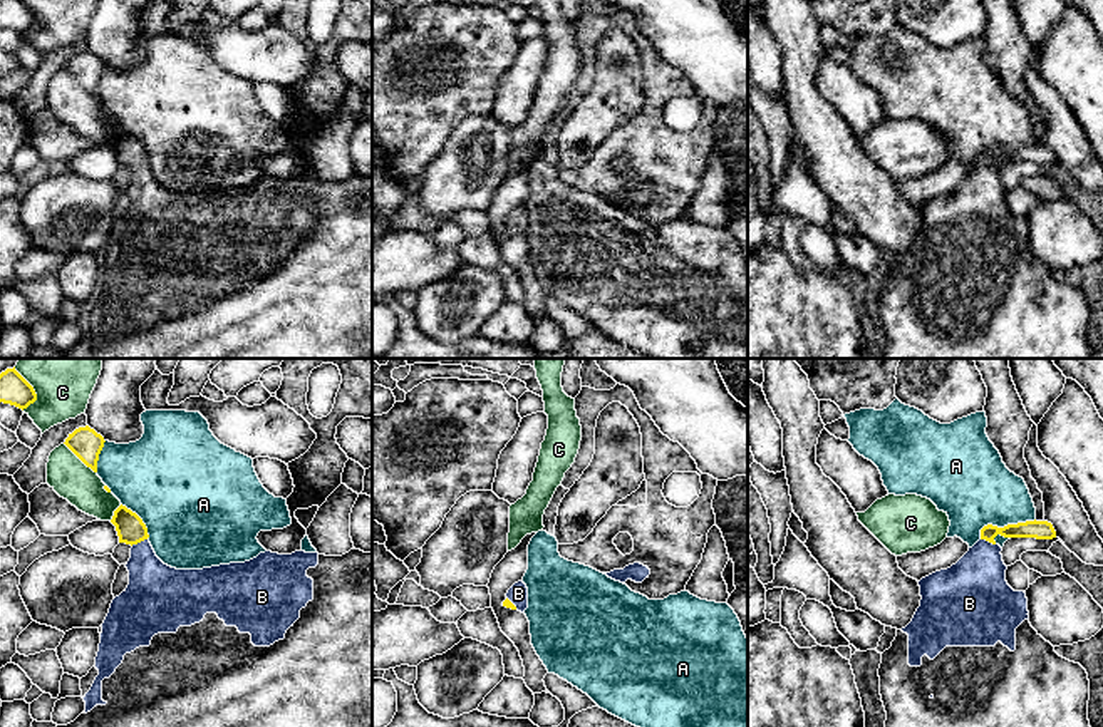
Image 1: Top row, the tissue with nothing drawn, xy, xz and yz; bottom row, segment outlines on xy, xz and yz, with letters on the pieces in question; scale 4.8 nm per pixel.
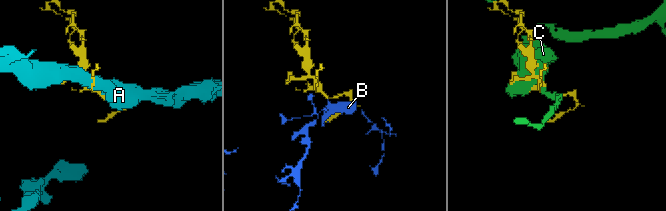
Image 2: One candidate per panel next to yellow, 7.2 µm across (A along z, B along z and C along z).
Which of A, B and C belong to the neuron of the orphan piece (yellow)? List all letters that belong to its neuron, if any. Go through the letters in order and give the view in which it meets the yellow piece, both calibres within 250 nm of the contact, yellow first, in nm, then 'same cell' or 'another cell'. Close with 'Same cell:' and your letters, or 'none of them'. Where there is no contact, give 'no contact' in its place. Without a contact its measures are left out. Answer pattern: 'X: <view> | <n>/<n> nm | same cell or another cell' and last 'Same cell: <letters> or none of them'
A: yz | 100/360 nm | another cell
B: xy | 140/260 nm | same cell
C: xy | 140/380 nm | another cell
Same cell: B

